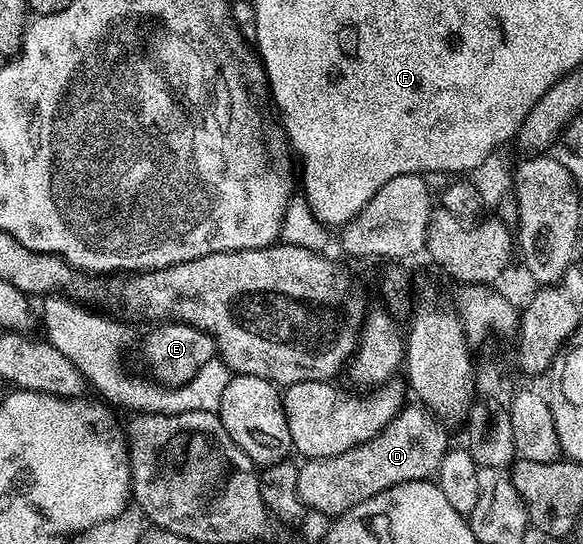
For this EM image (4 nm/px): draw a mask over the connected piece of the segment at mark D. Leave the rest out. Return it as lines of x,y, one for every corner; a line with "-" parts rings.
406,404
371,439
351,447
334,457
314,457
304,462
299,469
297,490
306,510
326,513
332,519
346,513
351,507
408,481
423,481
432,478
440,467
451,442
445,434
446,426
438,421
424,405

